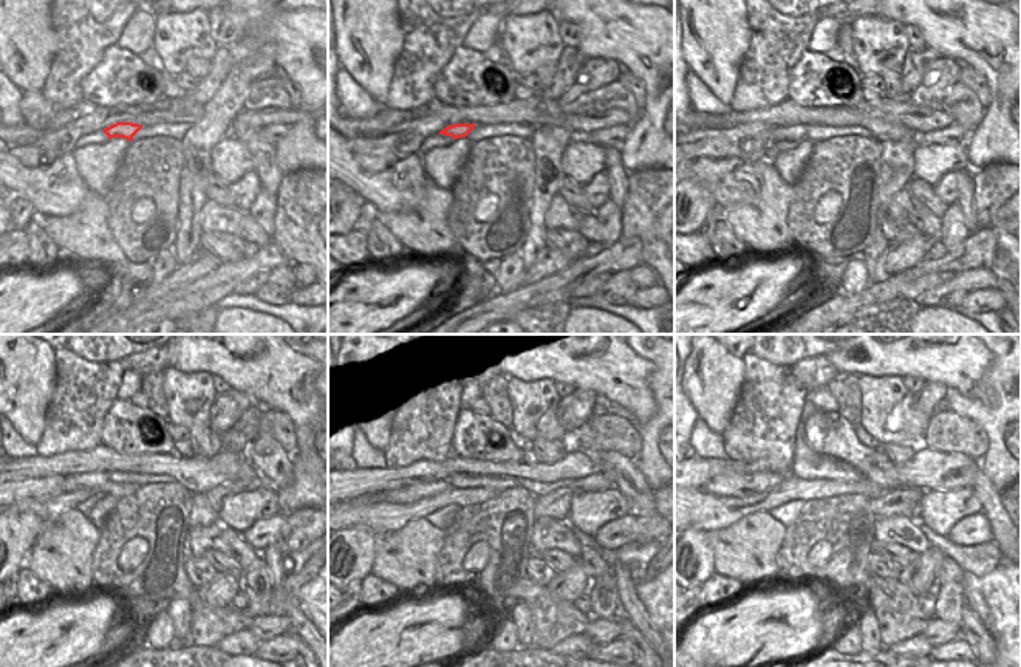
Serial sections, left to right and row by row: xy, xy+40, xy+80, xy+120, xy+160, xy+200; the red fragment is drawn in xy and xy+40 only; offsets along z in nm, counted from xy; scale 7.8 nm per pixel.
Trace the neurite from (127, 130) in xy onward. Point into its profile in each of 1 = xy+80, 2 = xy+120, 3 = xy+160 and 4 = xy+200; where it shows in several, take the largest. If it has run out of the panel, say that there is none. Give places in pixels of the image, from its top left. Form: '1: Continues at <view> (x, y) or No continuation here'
1: Continues at xy+80 (781, 133)
2: Continues at xy+120 (88, 480)
3: Continues at xy+160 (423, 488)
4: Continues at xy+200 (724, 482).

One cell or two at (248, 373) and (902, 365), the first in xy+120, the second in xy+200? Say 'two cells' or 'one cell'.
one cell

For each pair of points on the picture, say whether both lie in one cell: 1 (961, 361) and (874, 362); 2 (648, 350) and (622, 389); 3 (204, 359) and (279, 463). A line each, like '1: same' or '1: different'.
1: same
2: different
3: different

